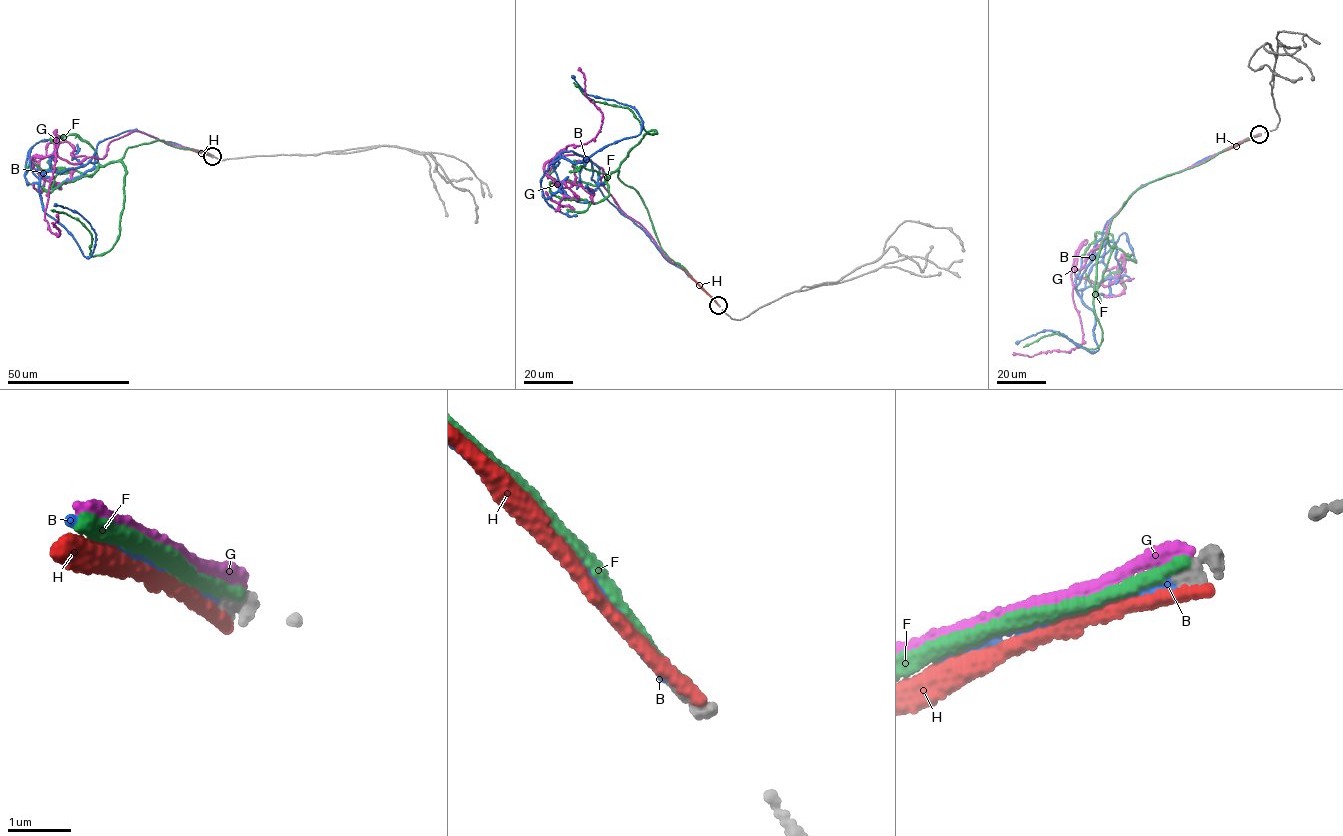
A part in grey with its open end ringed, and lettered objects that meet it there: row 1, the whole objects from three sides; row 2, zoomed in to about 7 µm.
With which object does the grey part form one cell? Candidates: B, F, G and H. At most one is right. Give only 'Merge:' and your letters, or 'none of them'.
Merge: B

